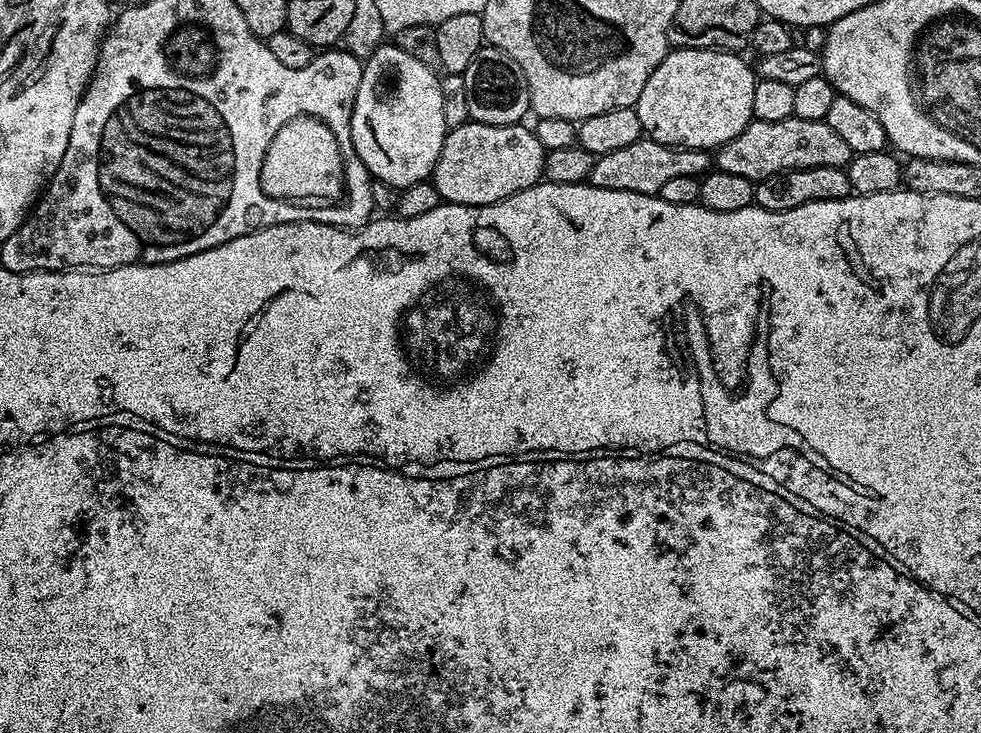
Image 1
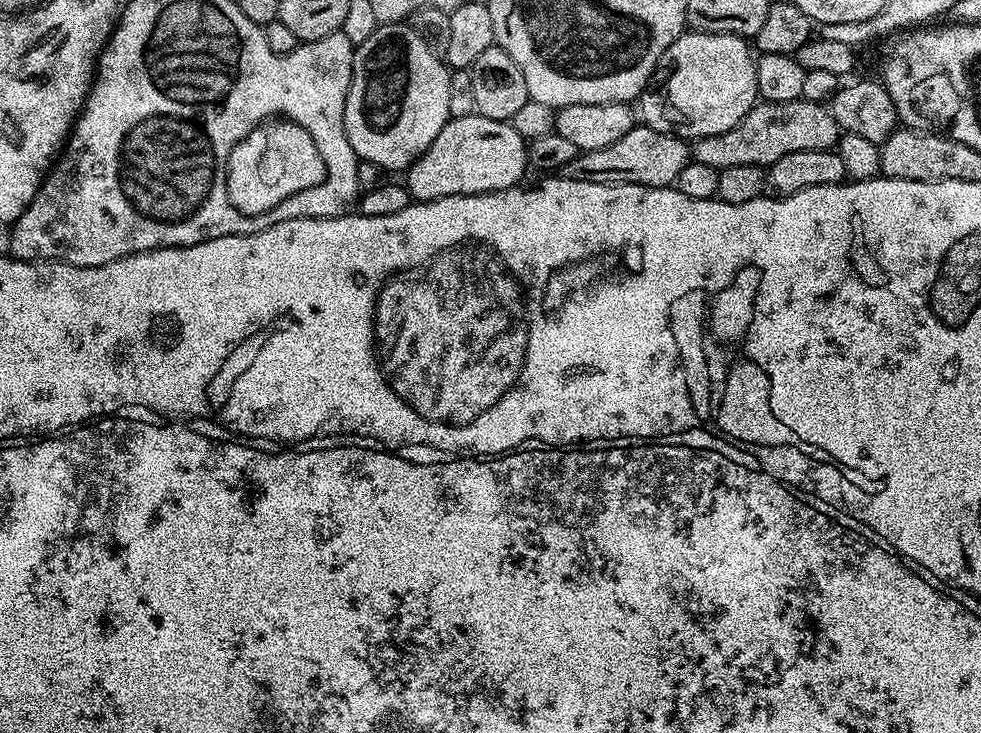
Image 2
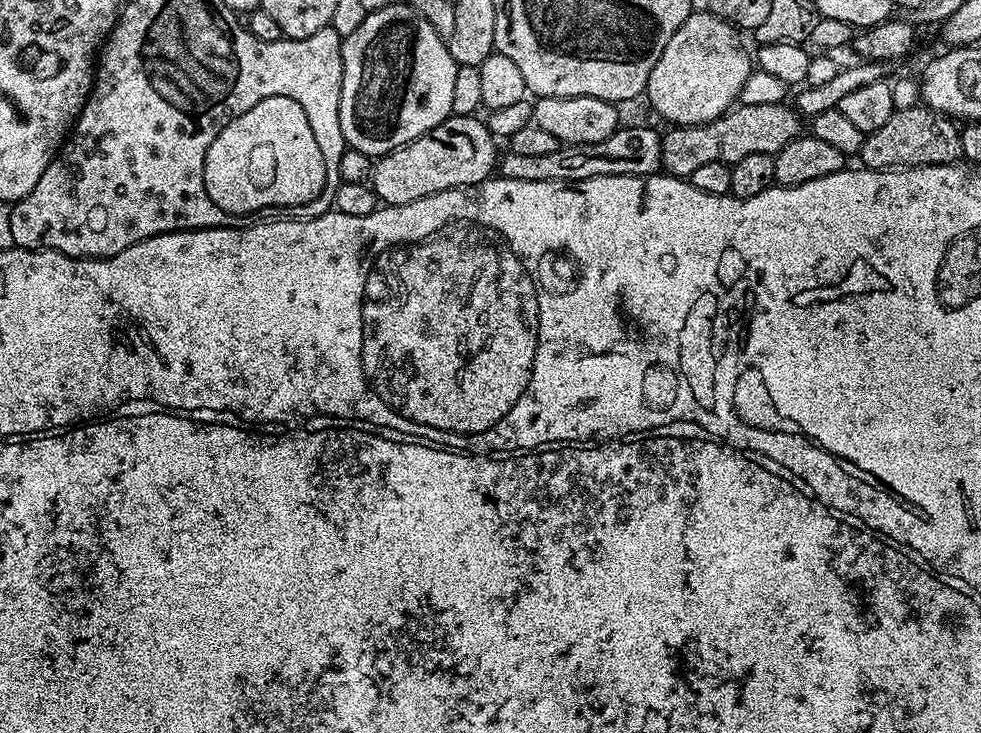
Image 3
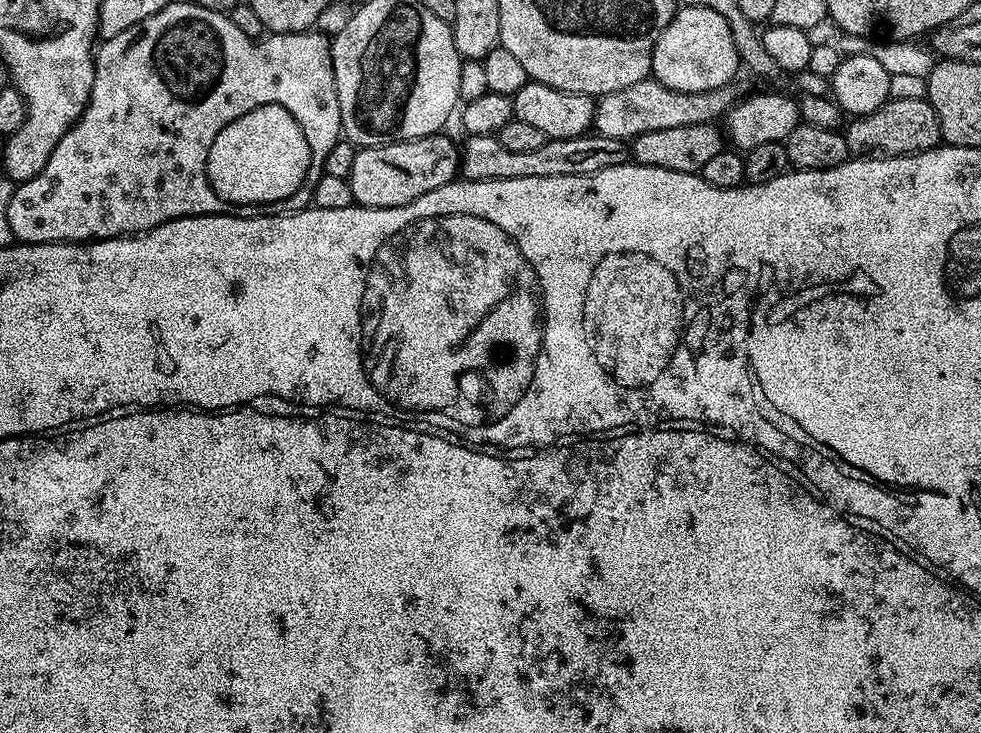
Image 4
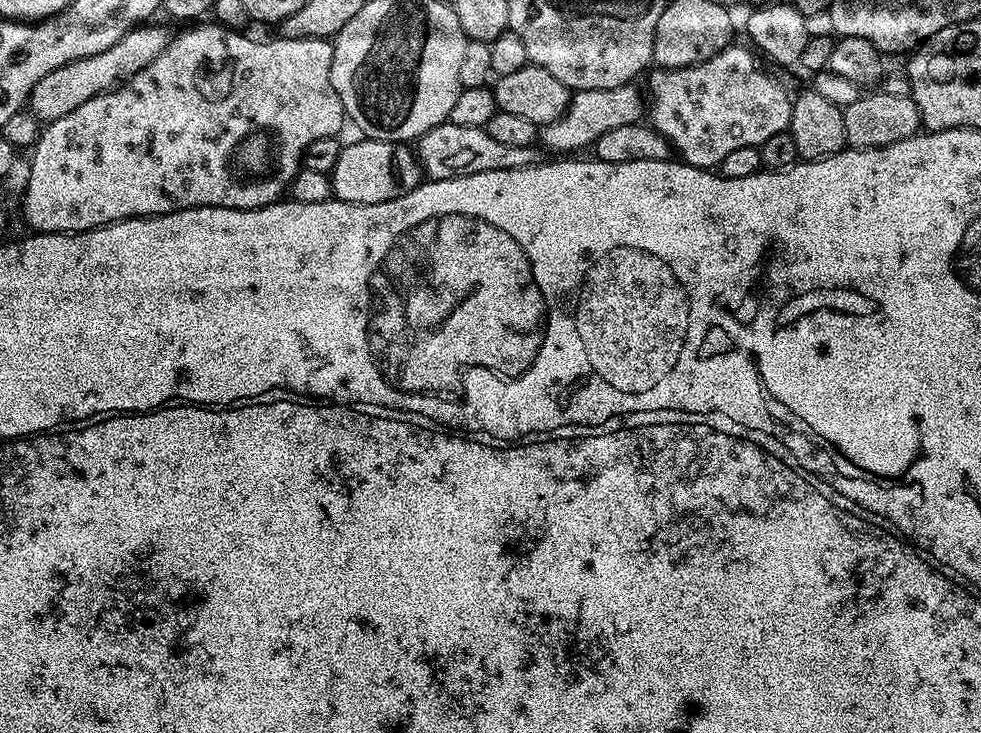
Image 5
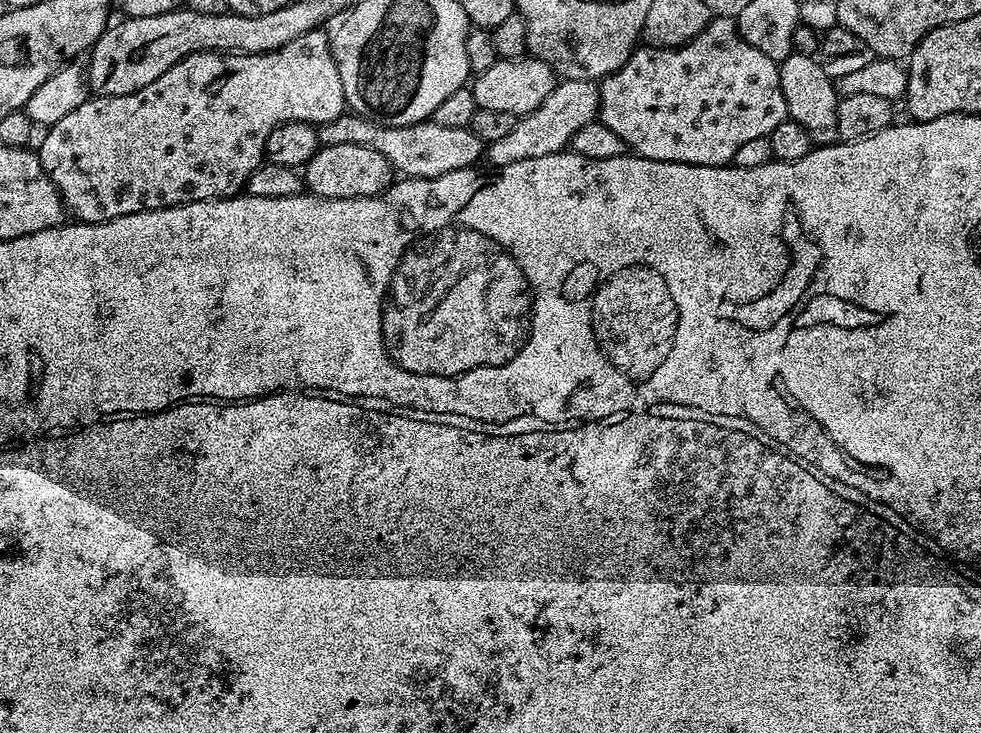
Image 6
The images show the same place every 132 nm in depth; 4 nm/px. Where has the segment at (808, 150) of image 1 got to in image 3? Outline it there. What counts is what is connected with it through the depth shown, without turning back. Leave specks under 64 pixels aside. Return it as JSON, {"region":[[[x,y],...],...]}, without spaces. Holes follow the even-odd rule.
{"region":[[[787,103],[770,106],[746,106],[740,104],[705,124],[669,127],[660,137],[662,154],[660,167],[667,175],[691,178],[694,170],[707,166],[709,162],[733,164],[749,154],[770,154],[775,156],[795,136],[801,135],[802,117],[795,107]]]}

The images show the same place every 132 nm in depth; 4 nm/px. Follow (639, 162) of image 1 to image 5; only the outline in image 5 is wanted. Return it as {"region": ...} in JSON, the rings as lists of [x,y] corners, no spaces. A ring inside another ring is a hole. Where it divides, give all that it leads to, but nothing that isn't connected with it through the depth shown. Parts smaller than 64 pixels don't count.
{"region":[[[450,123],[434,126],[420,139],[415,141],[414,151],[423,175],[430,180],[445,180],[451,176],[482,174],[486,170],[514,170],[529,168],[532,164],[541,163],[541,149],[533,146],[506,146],[486,134],[484,128],[474,126],[454,126]]]}

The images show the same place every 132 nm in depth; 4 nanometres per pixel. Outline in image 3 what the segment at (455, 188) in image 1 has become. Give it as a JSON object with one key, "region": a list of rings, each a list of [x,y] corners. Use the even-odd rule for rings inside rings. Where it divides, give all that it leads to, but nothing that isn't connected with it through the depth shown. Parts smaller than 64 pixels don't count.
{"region":[[[454,116],[375,161],[371,186],[381,205],[405,204],[451,188],[481,184],[497,171],[497,137],[476,116]]]}

